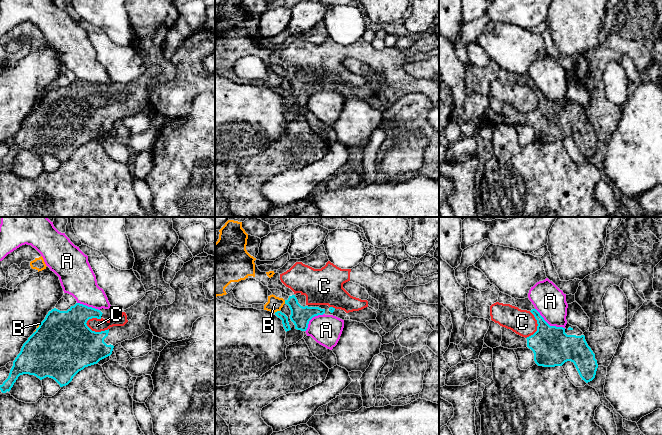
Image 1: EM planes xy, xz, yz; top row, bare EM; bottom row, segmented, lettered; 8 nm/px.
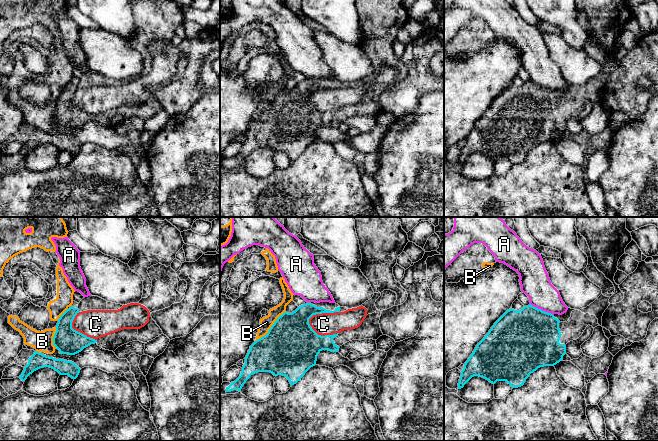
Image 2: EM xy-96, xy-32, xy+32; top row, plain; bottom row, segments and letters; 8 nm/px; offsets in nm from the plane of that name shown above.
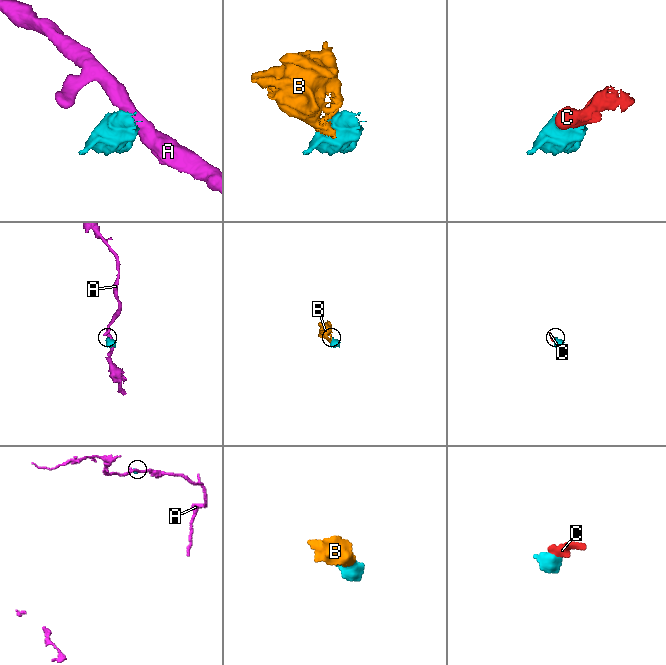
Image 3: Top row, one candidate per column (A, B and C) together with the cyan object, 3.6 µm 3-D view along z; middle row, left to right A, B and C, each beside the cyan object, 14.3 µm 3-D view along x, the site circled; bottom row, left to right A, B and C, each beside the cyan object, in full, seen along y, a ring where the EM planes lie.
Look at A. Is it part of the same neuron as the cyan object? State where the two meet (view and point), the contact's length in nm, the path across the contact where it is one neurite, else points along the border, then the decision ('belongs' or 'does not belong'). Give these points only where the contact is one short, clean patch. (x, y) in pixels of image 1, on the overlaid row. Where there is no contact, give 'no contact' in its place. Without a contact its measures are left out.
meets cyan in yz at (548, 324); contact 300 nm long; border along yz (535, 308), (550, 325), (565, 328); does not belong

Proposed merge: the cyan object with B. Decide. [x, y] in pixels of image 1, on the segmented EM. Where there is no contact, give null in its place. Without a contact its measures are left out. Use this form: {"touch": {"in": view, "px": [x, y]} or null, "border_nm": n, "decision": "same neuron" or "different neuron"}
{"touch": {"in": "xz", "px": [277, 311]}, "border_nm": 50, "decision": "different neuron"}

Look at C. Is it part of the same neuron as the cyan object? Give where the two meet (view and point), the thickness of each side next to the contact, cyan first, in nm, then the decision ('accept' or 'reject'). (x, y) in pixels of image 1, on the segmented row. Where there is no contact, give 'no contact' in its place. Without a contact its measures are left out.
contact xy (97, 332); calibres 420 and 110 nm; reject

